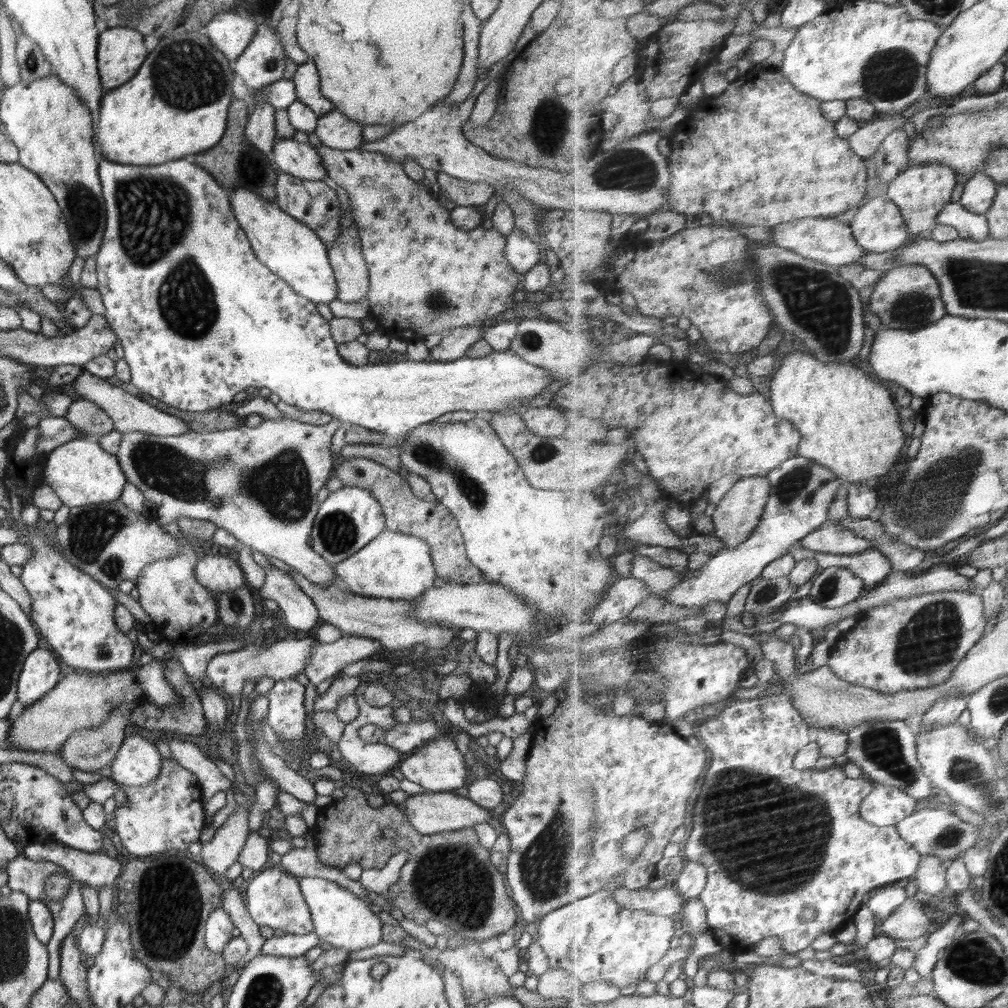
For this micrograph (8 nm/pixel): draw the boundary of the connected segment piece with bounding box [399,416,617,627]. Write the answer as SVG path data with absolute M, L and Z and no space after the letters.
M479 416L474 417L472 420L469 420L468 422L443 422L442 424L434 424L433 421L426 422L424 424L421 424L420 426L417 426L414 430L411 432L408 432L409 436L407 436L407 441L403 444L403 447L400 448L399 451L399 459L401 460L401 466L405 468L406 470L413 472L414 474L417 474L418 476L421 476L426 480L426 482L430 483L431 489L433 490L433 493L435 494L435 497L437 498L438 503L442 503L448 510L451 512L453 517L456 519L458 528L460 529L460 532L462 533L464 542L465 542L465 551L467 554L467 557L472 561L472 564L476 568L479 568L484 574L485 578L488 581L496 580L496 582L500 582L498 585L502 585L503 587L506 587L510 592L511 590L514 590L514 592L520 594L520 596L524 596L526 599L526 603L528 604L536 604L538 610L539 617L543 619L543 622L547 622L551 624L553 627L557 625L561 625L561 623L567 621L567 620L584 620L588 618L588 615L590 612L592 612L596 607L598 607L600 604L602 604L602 601L604 600L604 597L607 595L608 588L611 587L611 584L614 579L617 578L616 571L614 568L614 558L608 558L604 557L600 553L600 544L602 544L602 538L604 538L605 530L607 525L610 525L614 521L614 513L611 509L611 506L606 506L604 502L602 502L602 497L596 496L594 494L595 491L590 492L574 492L572 490L564 491L564 490L554 490L554 491L547 491L547 490L538 490L538 488L532 488L530 486L530 483L528 480L526 480L524 471L521 470L520 465L516 462L516 459L514 456L512 456L512 453L504 446L504 444L501 444L500 437L494 432L494 429L490 426L490 423L484 419L480 418Z

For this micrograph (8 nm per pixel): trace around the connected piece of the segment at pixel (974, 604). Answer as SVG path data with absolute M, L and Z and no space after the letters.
M950 589L894 599L888 605L863 614L850 631L842 634L832 647L828 664L838 677L882 693L896 694L942 687L983 640L988 622L986 602L980 592Z

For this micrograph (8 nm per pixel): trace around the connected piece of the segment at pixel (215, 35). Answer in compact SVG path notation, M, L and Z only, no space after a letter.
M220 12L206 25L206 36L211 43L229 60L231 64L250 44L257 24L250 19L240 17L238 13Z

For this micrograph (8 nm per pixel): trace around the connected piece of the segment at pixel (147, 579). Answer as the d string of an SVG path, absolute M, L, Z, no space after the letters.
M176 522L159 525L178 541L181 550L178 554L157 560L141 570L141 576L134 580L139 592L138 604L144 609L146 616L150 616L162 641L174 646L191 644L218 620L216 598L195 577L195 566L203 546L186 537Z

